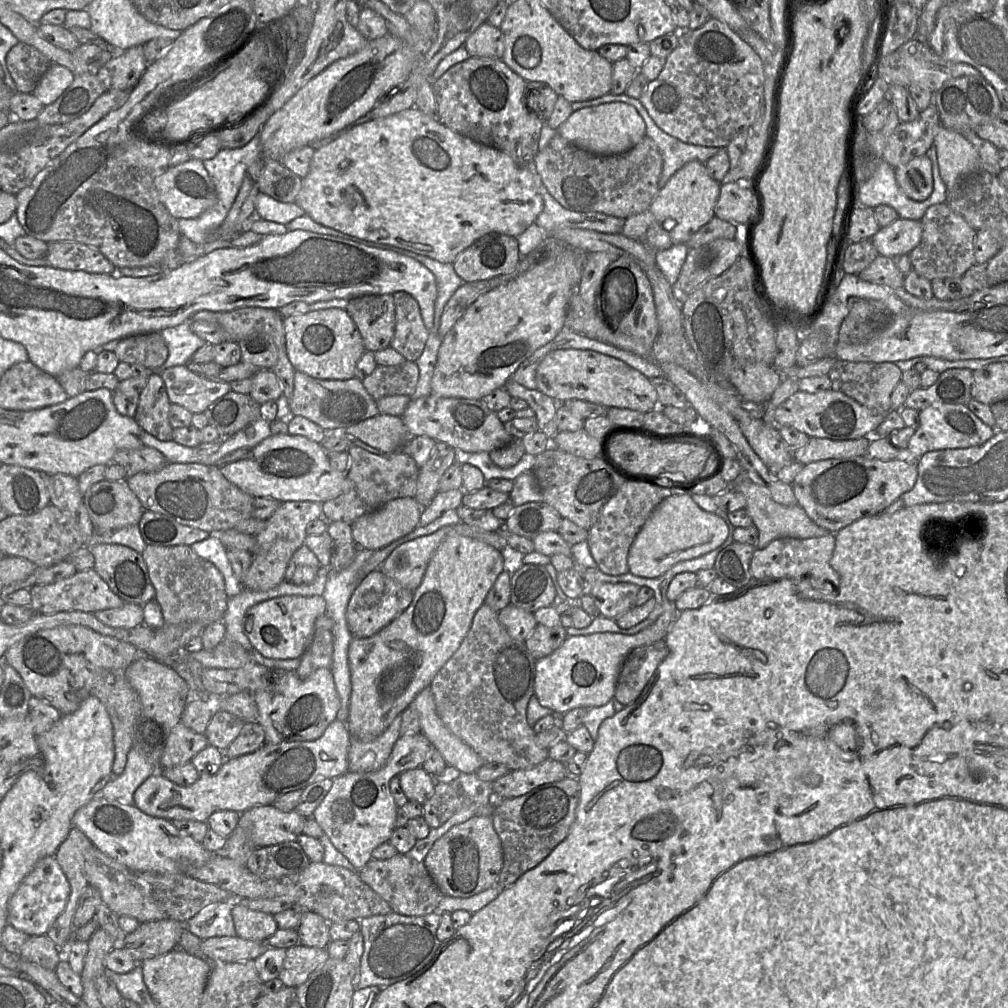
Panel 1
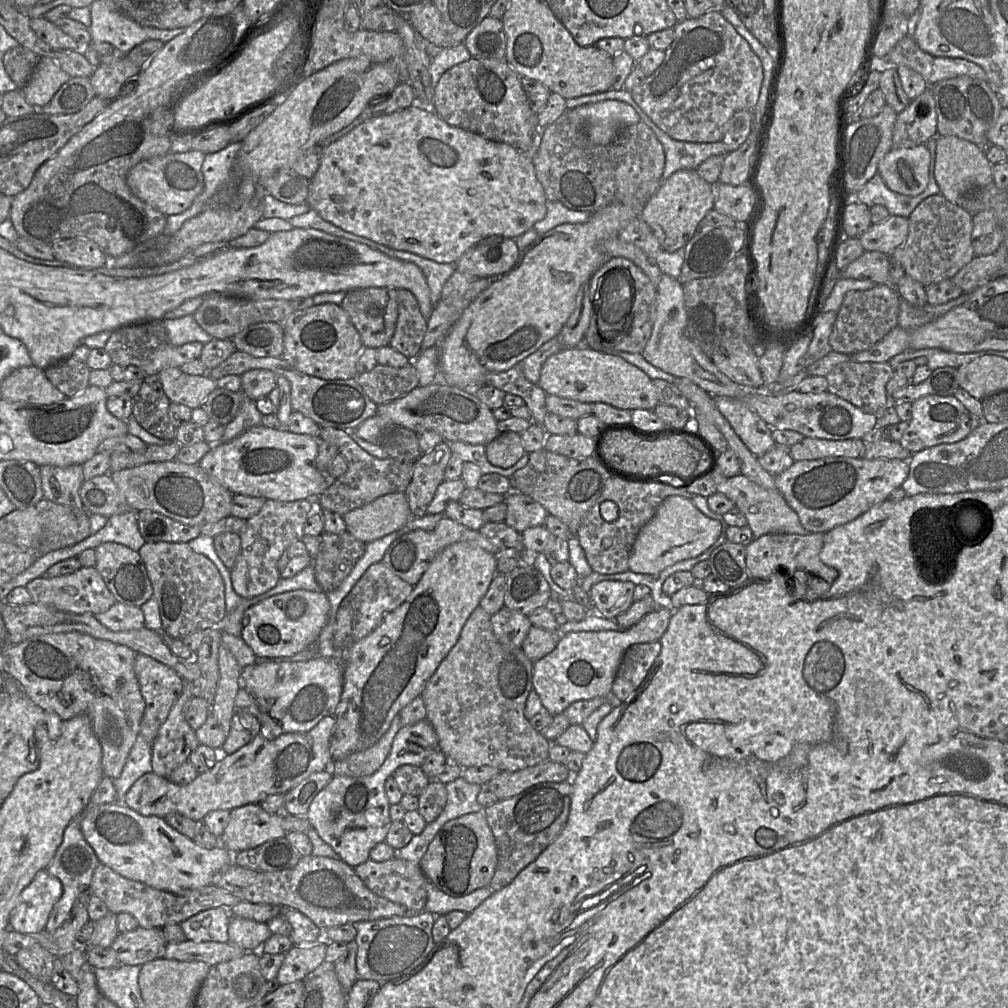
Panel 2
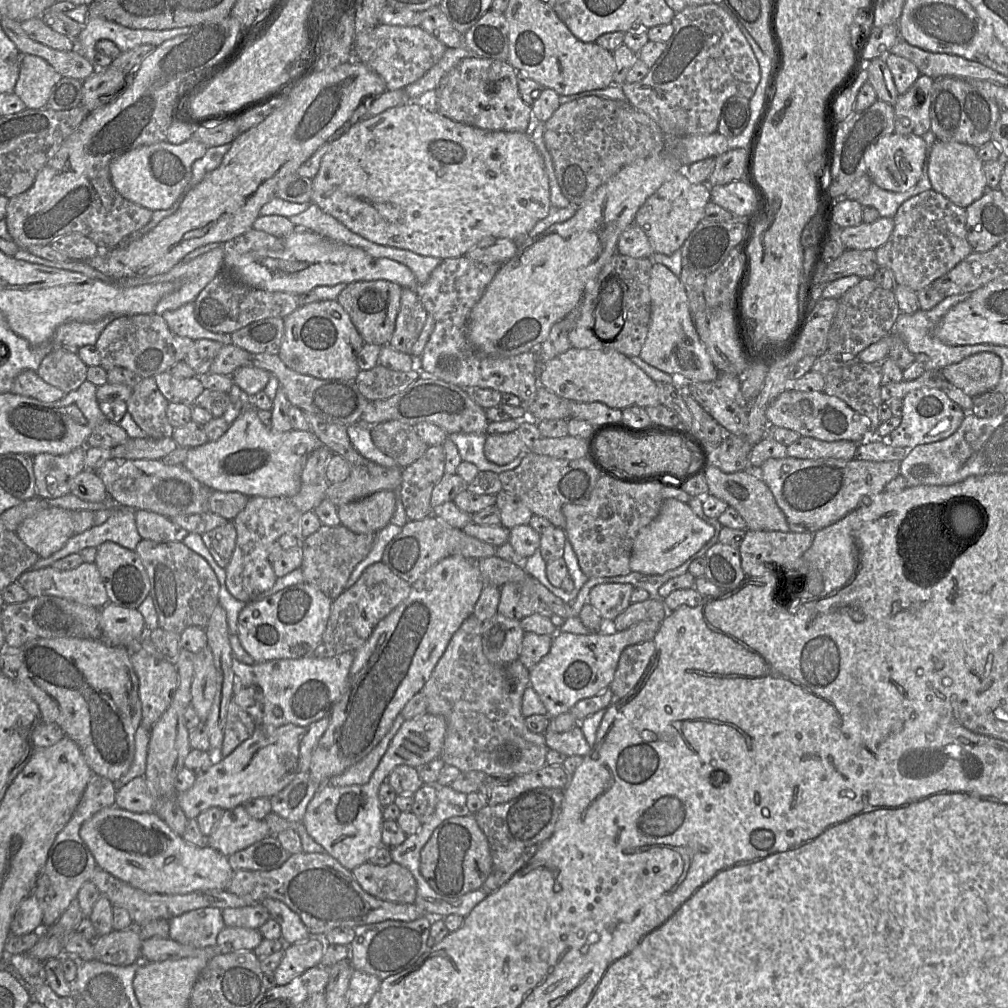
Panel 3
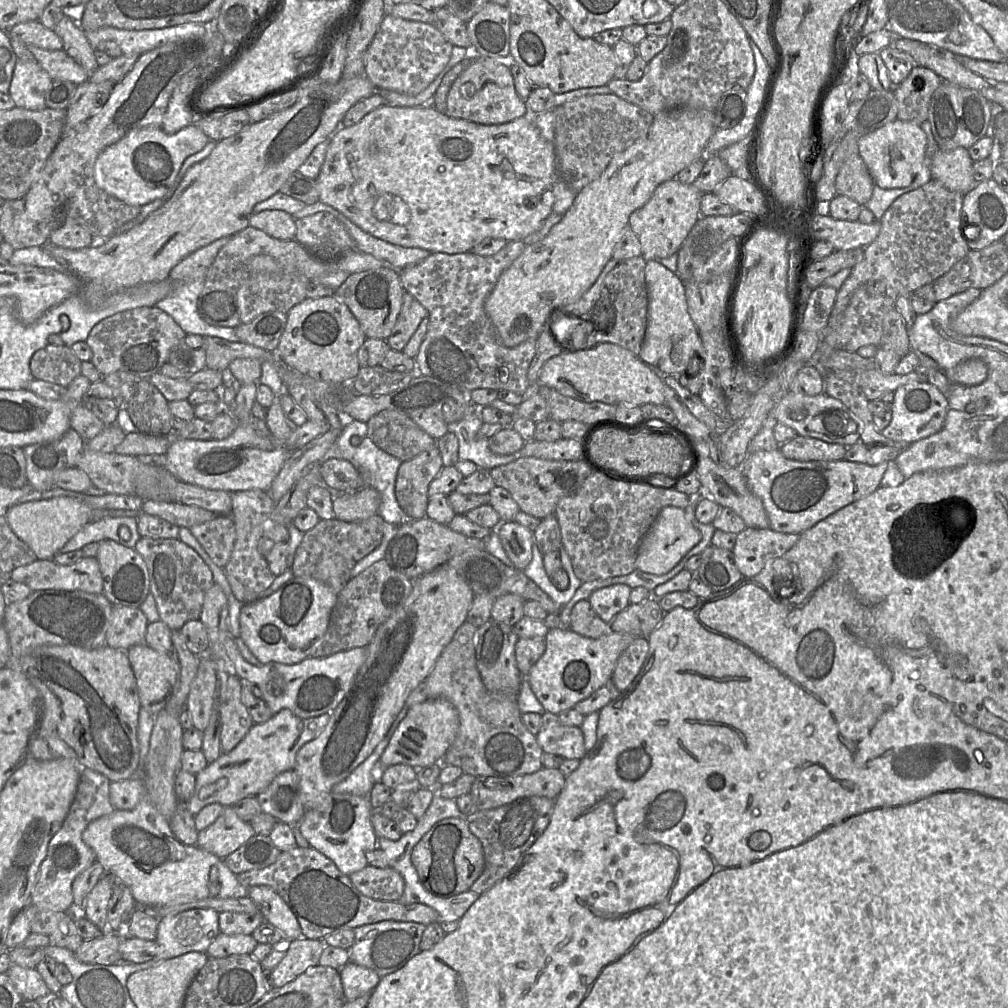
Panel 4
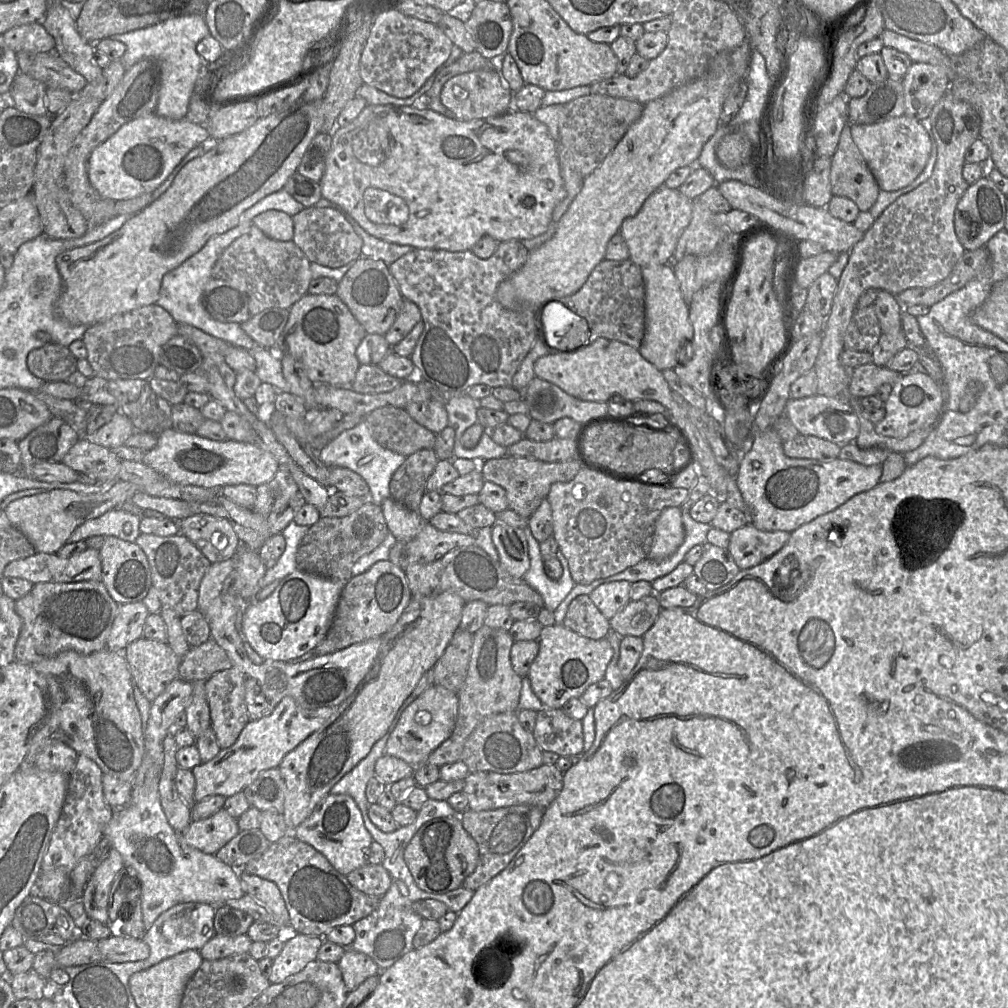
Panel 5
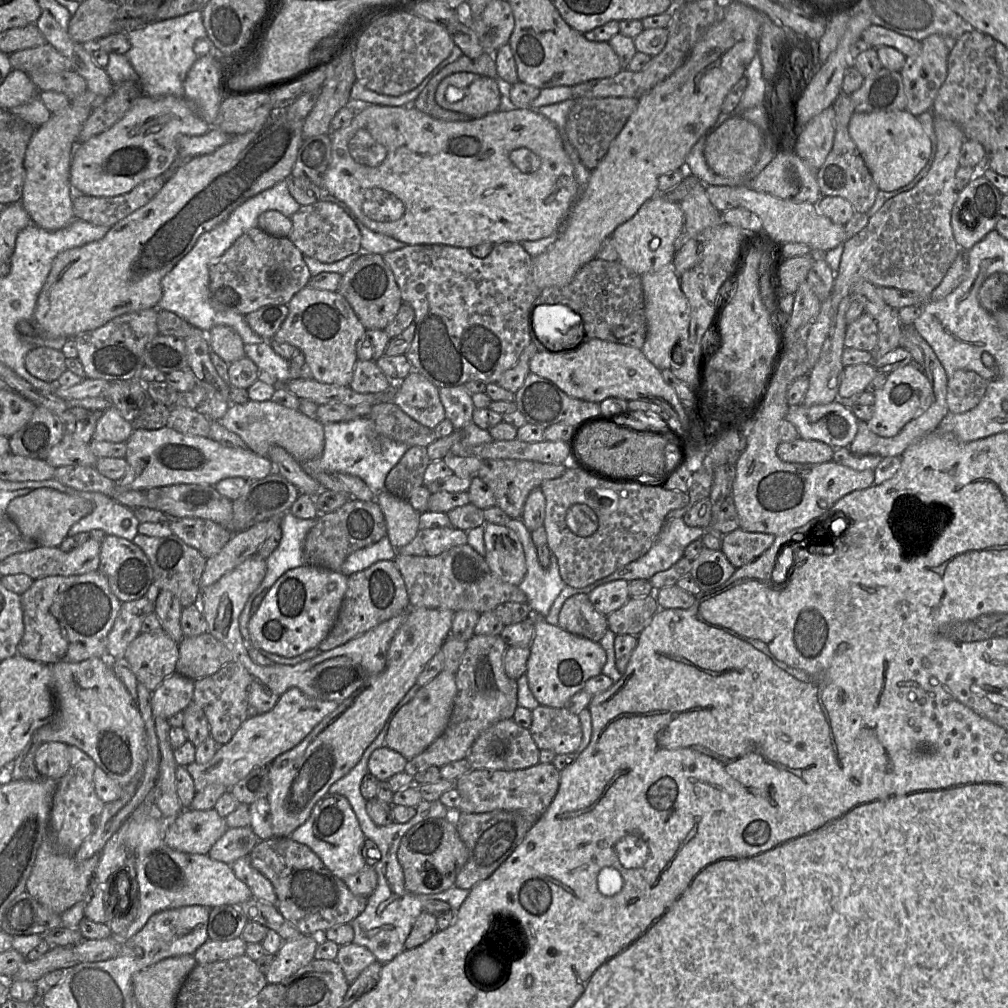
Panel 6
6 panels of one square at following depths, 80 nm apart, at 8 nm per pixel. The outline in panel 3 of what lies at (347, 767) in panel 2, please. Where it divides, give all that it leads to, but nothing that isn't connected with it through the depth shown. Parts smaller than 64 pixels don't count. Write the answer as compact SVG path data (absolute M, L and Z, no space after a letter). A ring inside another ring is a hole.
M402 713L398 714L391 729L379 744L361 761L349 767L342 774L330 778L329 784L334 787L367 784L404 721Z

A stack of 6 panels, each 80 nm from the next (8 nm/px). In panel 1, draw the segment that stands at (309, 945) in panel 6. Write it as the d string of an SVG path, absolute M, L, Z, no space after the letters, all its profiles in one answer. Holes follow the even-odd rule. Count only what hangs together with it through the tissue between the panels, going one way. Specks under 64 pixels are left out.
M298 944L286 950L278 979L284 987L297 989L329 958L326 948Z

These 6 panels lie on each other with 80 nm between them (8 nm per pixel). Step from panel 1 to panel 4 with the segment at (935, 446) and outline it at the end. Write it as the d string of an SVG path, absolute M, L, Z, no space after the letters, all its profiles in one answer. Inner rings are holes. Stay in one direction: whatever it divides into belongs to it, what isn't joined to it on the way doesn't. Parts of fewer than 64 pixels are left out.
M912 382L900 386L894 392L891 422L880 433L893 441L911 445L939 432L949 409L946 395L930 382Z

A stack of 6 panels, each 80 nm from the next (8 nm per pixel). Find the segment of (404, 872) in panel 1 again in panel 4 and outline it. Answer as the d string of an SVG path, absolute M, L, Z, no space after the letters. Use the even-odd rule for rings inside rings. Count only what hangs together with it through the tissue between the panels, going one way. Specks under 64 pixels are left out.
M368 864L349 878L362 894L377 900L398 901L405 889L402 875L391 867L378 868Z

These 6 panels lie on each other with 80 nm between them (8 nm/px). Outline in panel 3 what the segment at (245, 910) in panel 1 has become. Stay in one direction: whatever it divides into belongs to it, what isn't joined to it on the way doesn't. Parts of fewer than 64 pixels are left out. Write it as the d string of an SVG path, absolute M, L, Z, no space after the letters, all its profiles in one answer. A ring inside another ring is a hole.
M225 926L217 936L216 948L219 954L253 951L262 940L258 929Z

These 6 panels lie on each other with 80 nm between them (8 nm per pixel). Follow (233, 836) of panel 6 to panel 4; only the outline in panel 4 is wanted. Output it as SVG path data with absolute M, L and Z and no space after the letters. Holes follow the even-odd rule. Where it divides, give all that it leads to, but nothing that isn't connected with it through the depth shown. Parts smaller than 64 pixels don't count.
M255 834L245 844L223 859L236 875L250 870L266 868L279 858L281 850L269 836Z

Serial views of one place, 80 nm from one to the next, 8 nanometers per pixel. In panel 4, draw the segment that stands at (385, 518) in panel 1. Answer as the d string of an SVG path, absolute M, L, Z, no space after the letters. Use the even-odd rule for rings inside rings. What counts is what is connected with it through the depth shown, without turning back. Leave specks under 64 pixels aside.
M365 487L355 493L334 493L335 519L357 522L378 514L381 496L373 488Z

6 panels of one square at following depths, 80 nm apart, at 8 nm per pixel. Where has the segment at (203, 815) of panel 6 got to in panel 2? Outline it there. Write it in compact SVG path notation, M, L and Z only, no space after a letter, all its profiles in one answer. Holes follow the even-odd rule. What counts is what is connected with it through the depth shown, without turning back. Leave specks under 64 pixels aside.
M247 804L230 811L220 845L232 854L255 848L269 840L285 837L283 816L267 813L259 804Z

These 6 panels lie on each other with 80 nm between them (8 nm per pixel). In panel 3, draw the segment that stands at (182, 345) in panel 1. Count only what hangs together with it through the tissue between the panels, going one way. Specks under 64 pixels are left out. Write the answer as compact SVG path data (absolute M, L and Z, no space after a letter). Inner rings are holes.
M189 302L172 311L162 314L170 330L181 337L192 340L208 339L224 344L232 344L230 334L215 333L207 330L195 317L195 303Z

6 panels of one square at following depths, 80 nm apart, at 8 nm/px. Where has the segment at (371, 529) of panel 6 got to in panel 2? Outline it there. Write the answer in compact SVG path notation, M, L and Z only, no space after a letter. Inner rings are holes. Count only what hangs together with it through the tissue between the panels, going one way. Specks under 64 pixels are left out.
M348 531L342 534L324 532L318 554L312 560L315 578L325 593L337 589L363 556L366 544Z

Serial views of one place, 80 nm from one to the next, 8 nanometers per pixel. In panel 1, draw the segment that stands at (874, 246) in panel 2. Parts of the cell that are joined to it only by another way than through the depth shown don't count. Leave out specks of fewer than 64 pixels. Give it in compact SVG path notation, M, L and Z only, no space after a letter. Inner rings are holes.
M899 218L881 229L870 239L879 255L894 257L909 254L921 241L920 220Z

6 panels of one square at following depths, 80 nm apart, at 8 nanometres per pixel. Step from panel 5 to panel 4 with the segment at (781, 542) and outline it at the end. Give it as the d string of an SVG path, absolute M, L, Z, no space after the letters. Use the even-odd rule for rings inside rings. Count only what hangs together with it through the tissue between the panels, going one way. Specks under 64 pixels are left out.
M746 527L737 533L733 561L743 577L753 577L774 559L784 555L799 540L797 533L782 533L770 528Z

